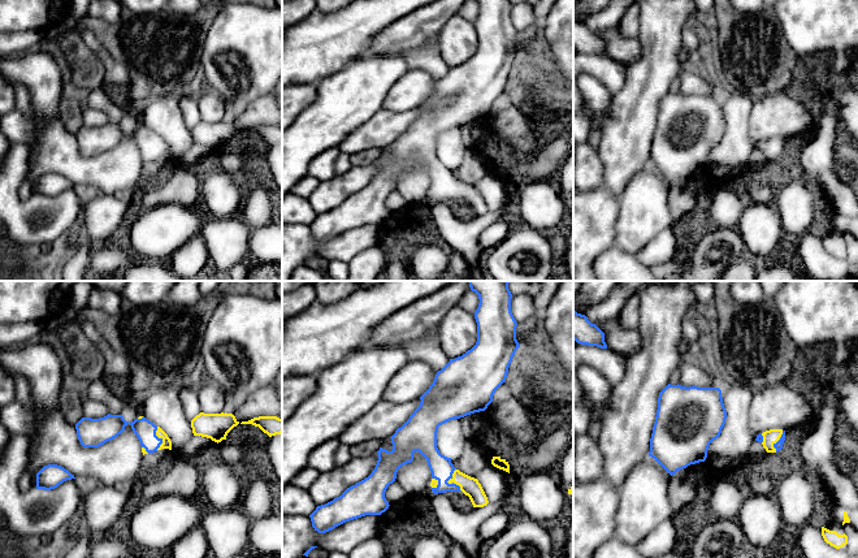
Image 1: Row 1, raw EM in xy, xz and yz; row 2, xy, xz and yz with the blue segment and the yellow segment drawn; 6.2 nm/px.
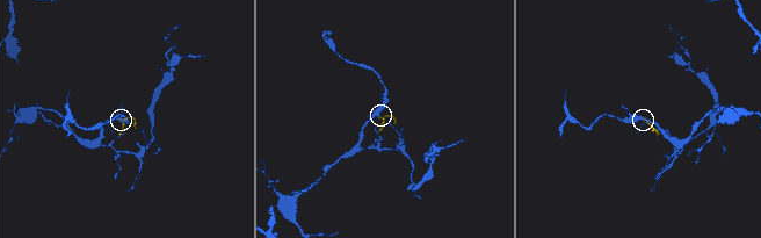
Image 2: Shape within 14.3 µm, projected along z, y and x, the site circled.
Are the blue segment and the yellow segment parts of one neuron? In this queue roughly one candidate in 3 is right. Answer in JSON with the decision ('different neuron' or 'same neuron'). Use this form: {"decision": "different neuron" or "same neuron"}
{"decision": "same neuron"}

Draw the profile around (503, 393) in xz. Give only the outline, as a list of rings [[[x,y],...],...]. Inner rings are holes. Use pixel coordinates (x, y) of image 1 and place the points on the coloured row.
[[[503,382],[494,393],[493,402],[503,402],[512,397],[511,389],[507,382]]]

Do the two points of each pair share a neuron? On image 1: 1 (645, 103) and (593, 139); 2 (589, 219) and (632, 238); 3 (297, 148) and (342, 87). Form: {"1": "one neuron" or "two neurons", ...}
{"1": "two neurons", "2": "two neurons", "3": "one neuron"}

